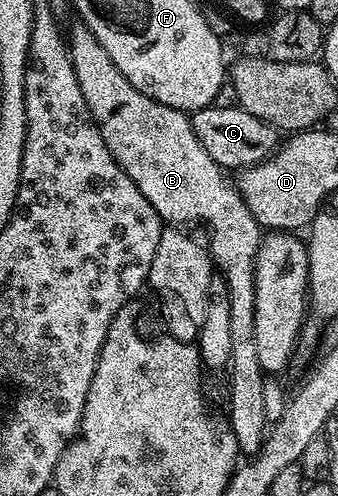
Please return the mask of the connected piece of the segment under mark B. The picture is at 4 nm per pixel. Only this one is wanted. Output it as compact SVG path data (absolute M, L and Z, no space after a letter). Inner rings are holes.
M75 23L75 26L66 34L67 49L71 53L71 62L73 63L73 71L77 71L77 84L81 87L81 95L85 95L85 103L89 107L91 117L99 126L101 131L101 139L105 139L105 143L109 147L109 151L113 155L113 159L125 171L125 175L129 175L129 179L133 179L133 183L137 183L137 187L141 191L141 195L145 195L145 199L149 199L149 203L153 207L153 211L157 211L160 222L170 223L175 227L183 227L186 221L204 221L207 224L207 233L211 236L209 240L209 252L214 268L217 270L218 276L223 278L223 282L227 285L229 291L229 316L231 317L233 347L231 348L231 363L226 370L225 376L227 381L227 409L225 420L230 425L233 435L239 444L239 452L243 455L254 455L262 447L264 438L268 434L269 424L265 419L264 412L264 378L265 374L259 362L257 355L257 346L255 344L255 320L253 319L253 299L255 298L255 260L257 259L257 251L259 250L259 242L261 240L261 227L257 223L257 219L253 219L253 211L249 211L249 207L245 203L245 199L239 194L238 184L234 180L231 181L228 174L217 163L213 163L213 159L209 159L209 154L205 152L205 147L201 147L201 143L197 139L197 135L193 135L193 127L191 126L191 118L184 110L174 109L165 103L157 103L157 99L153 99L149 95L145 95L141 91L137 91L133 87L133 83L129 83L129 79L125 79L125 75L121 75L121 71L117 71L117 67L113 63L113 59L109 59L109 51L105 51L105 47L101 47L101 43L97 43L97 39L93 35L93 31L89 31L89 27L82 23Z

